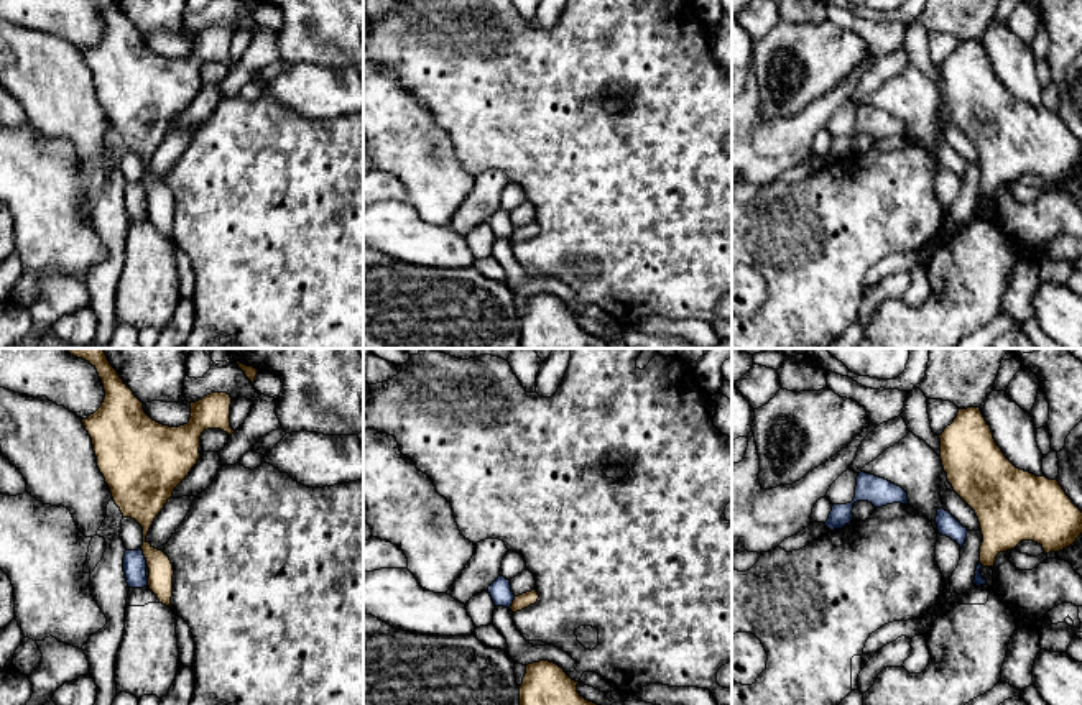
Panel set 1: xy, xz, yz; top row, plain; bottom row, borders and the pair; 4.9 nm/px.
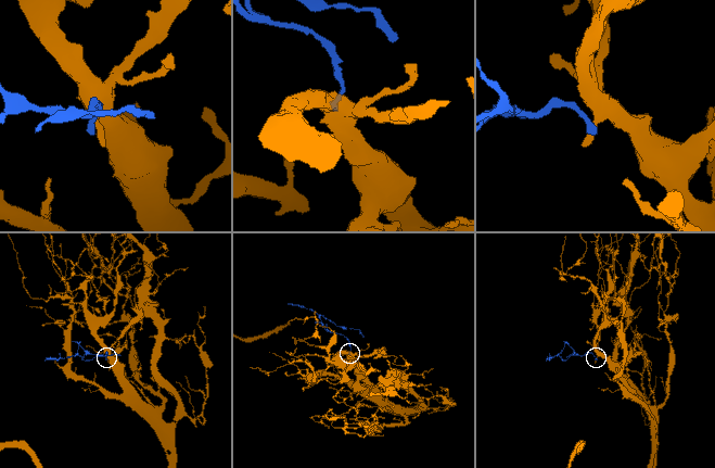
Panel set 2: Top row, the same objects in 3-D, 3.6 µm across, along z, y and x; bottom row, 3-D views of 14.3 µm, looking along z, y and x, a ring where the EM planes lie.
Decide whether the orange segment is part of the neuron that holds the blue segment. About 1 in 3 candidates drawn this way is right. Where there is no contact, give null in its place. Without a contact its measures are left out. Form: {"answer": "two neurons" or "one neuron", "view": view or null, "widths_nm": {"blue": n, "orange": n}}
{"answer": "two neurons", "view": "xy", "widths_nm": {"blue": 110, "orange": 160}}

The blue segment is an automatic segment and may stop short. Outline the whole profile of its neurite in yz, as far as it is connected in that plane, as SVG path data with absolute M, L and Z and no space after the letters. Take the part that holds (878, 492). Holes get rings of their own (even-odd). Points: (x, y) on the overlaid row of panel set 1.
M865 472L857 477L855 498L847 505L834 505L829 519L824 523L830 531L842 529L853 519L852 509L857 501L868 501L875 508L881 508L893 503L909 505L908 493L885 480Z

